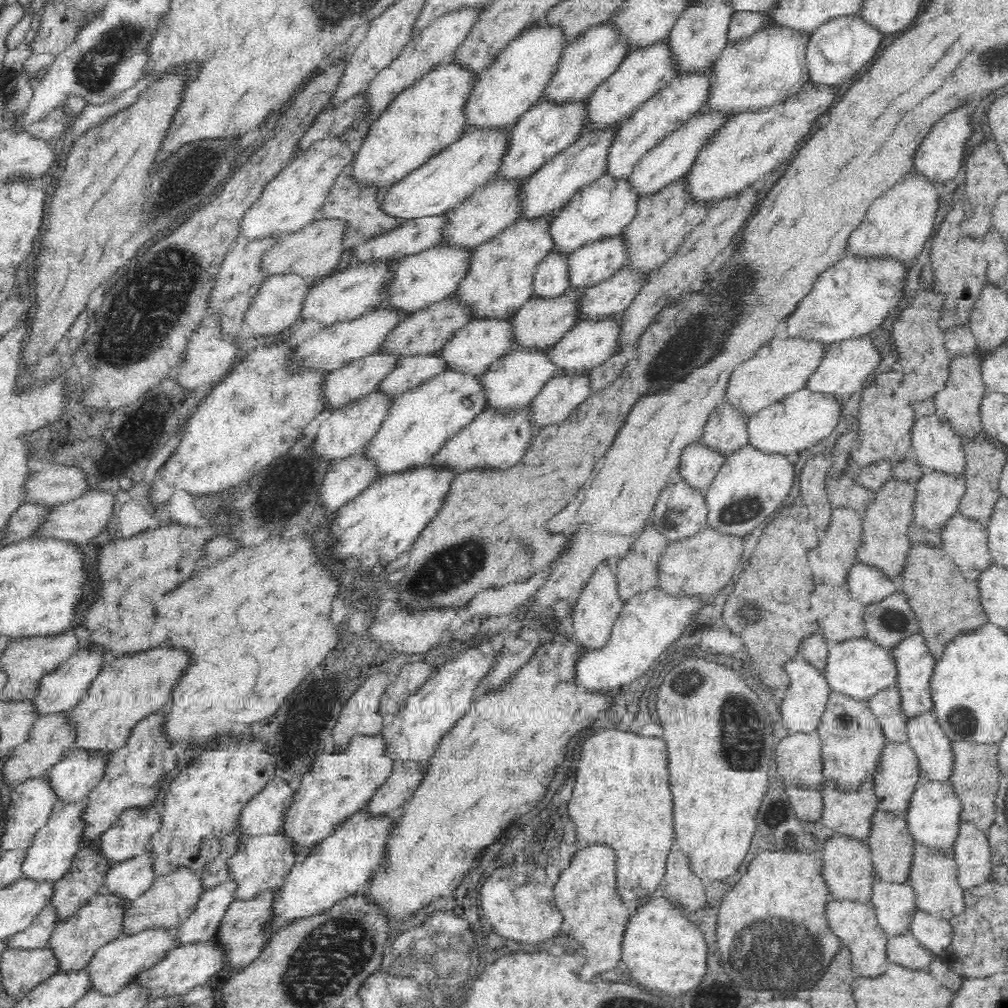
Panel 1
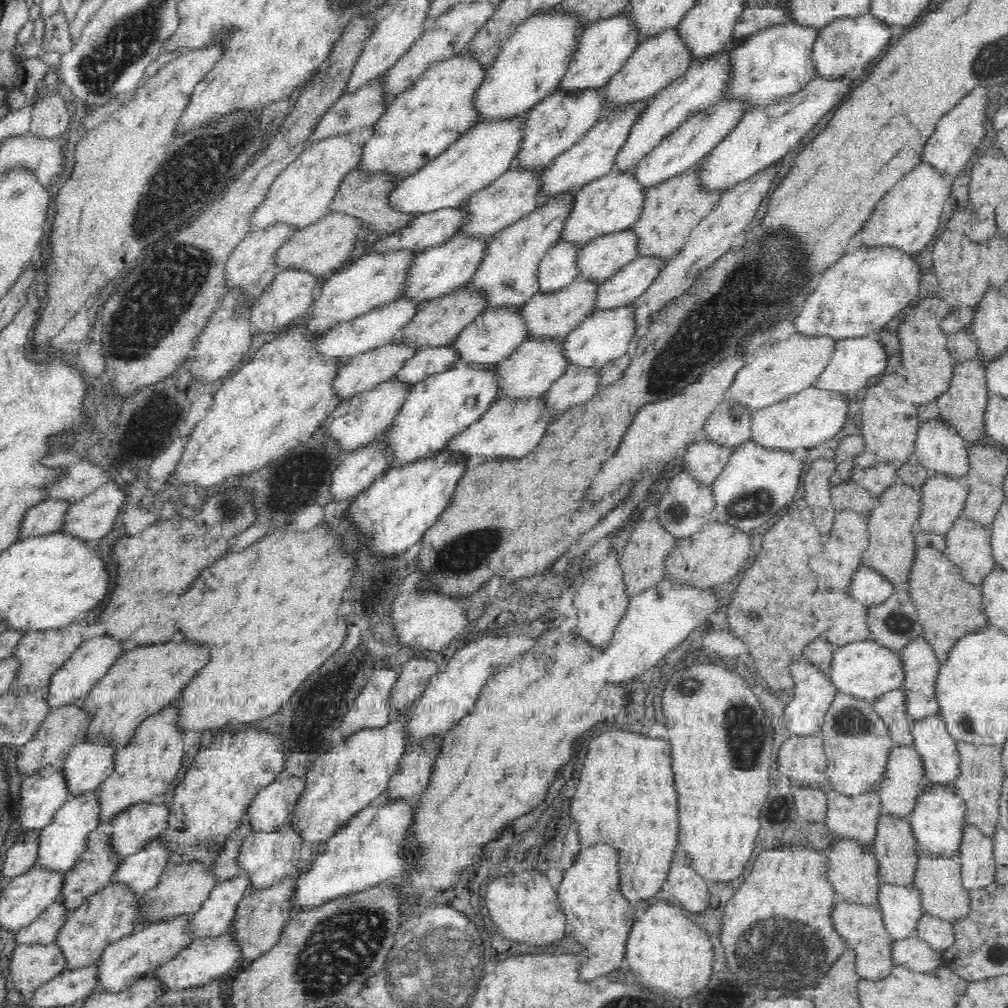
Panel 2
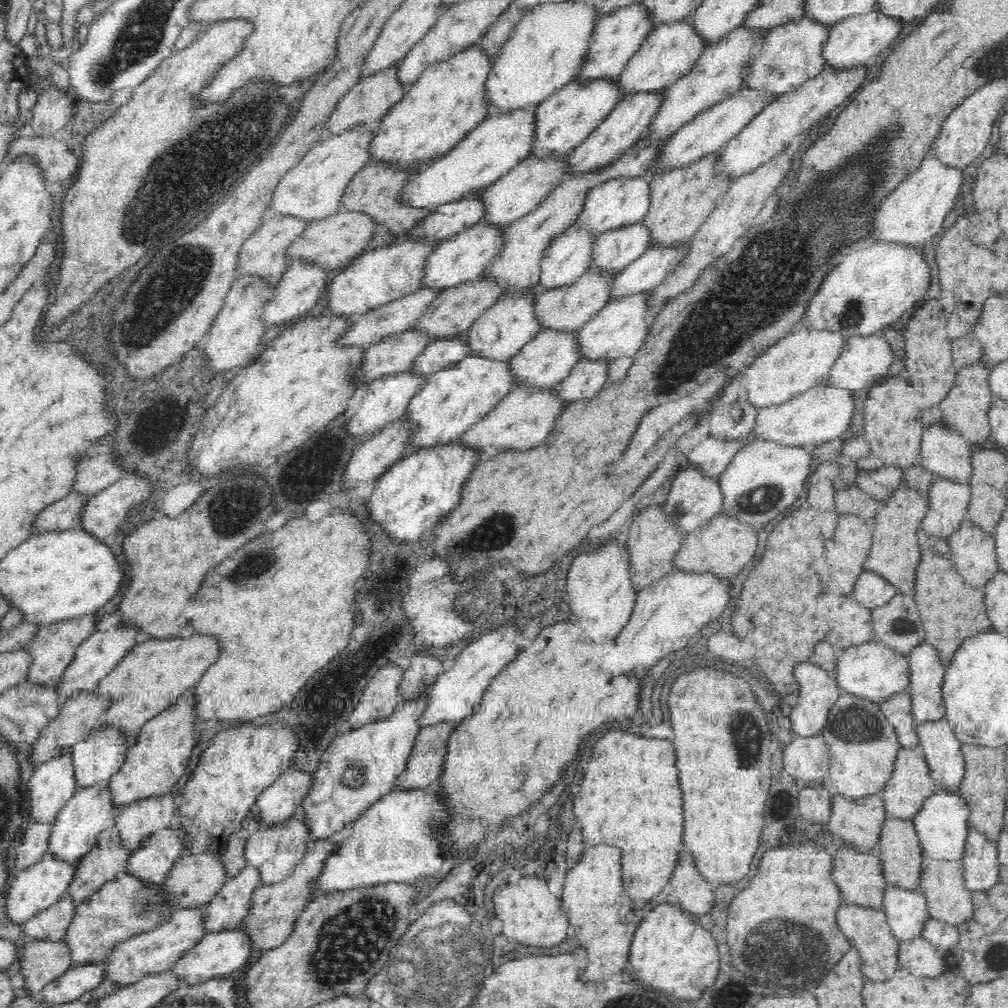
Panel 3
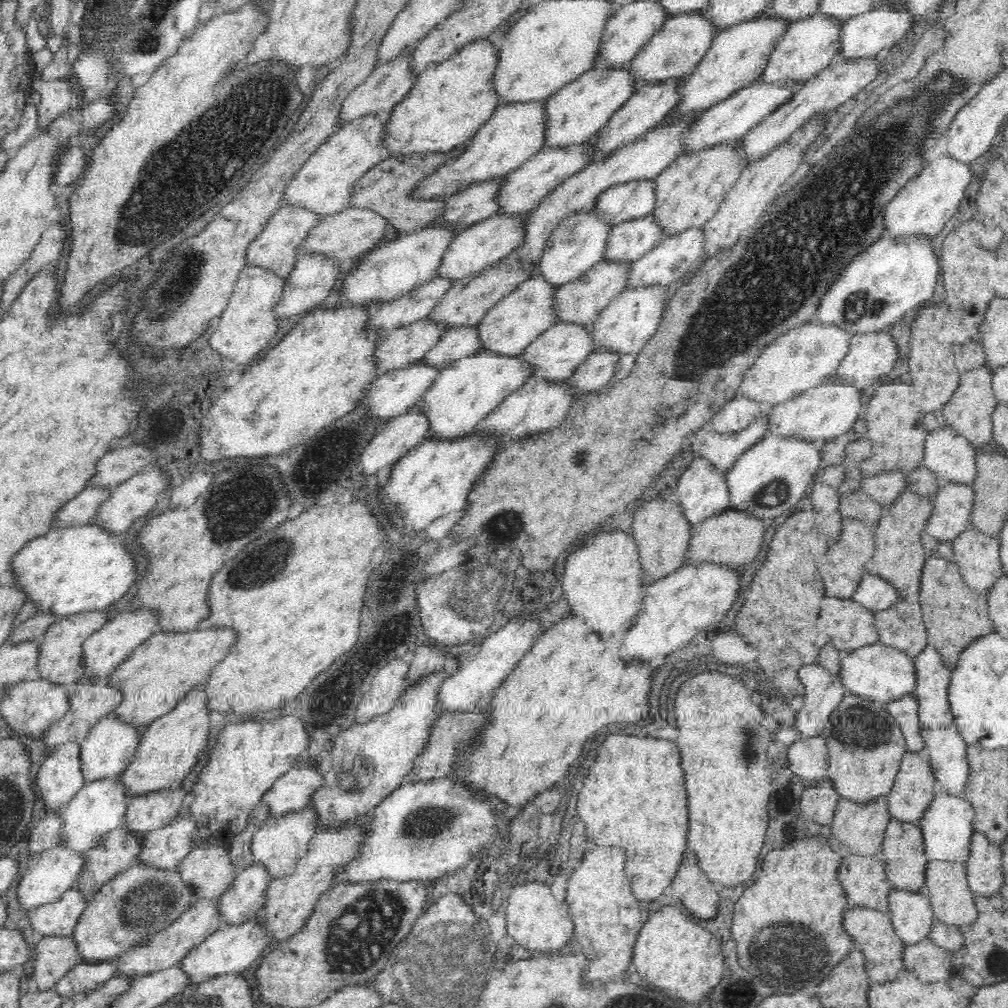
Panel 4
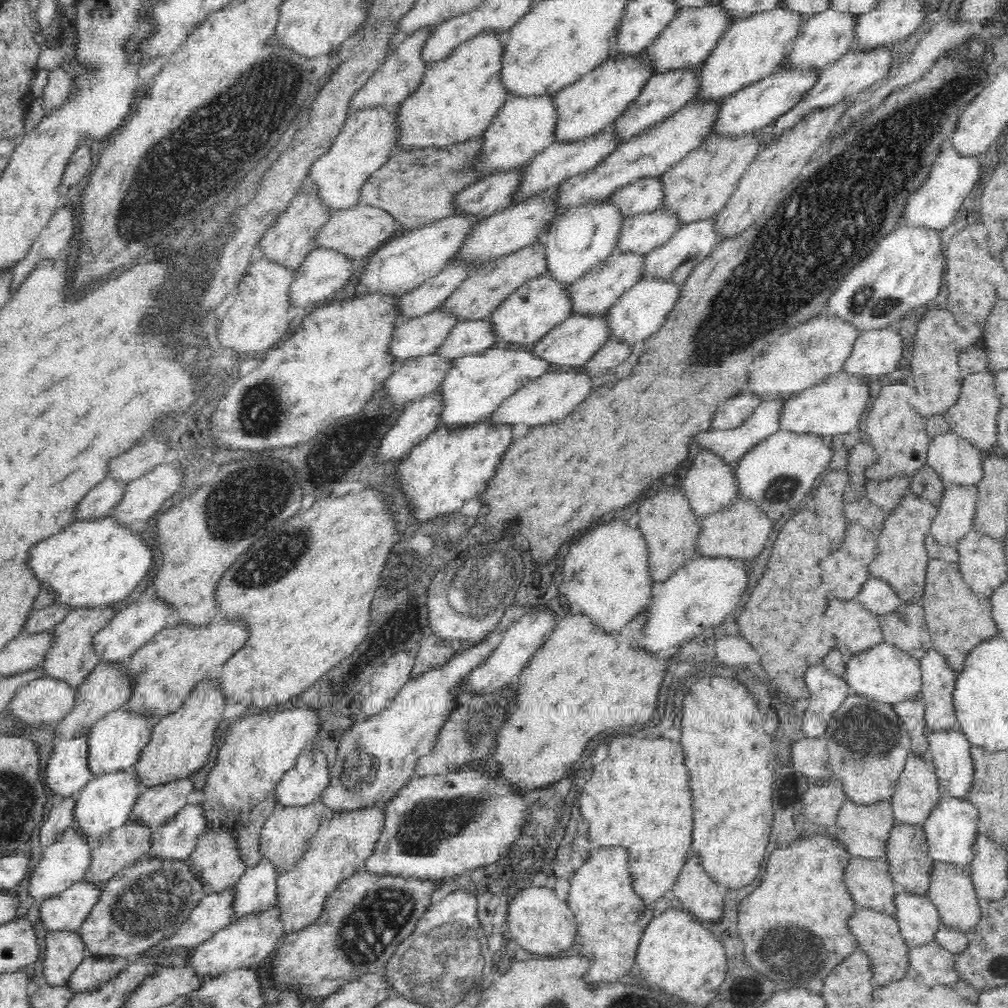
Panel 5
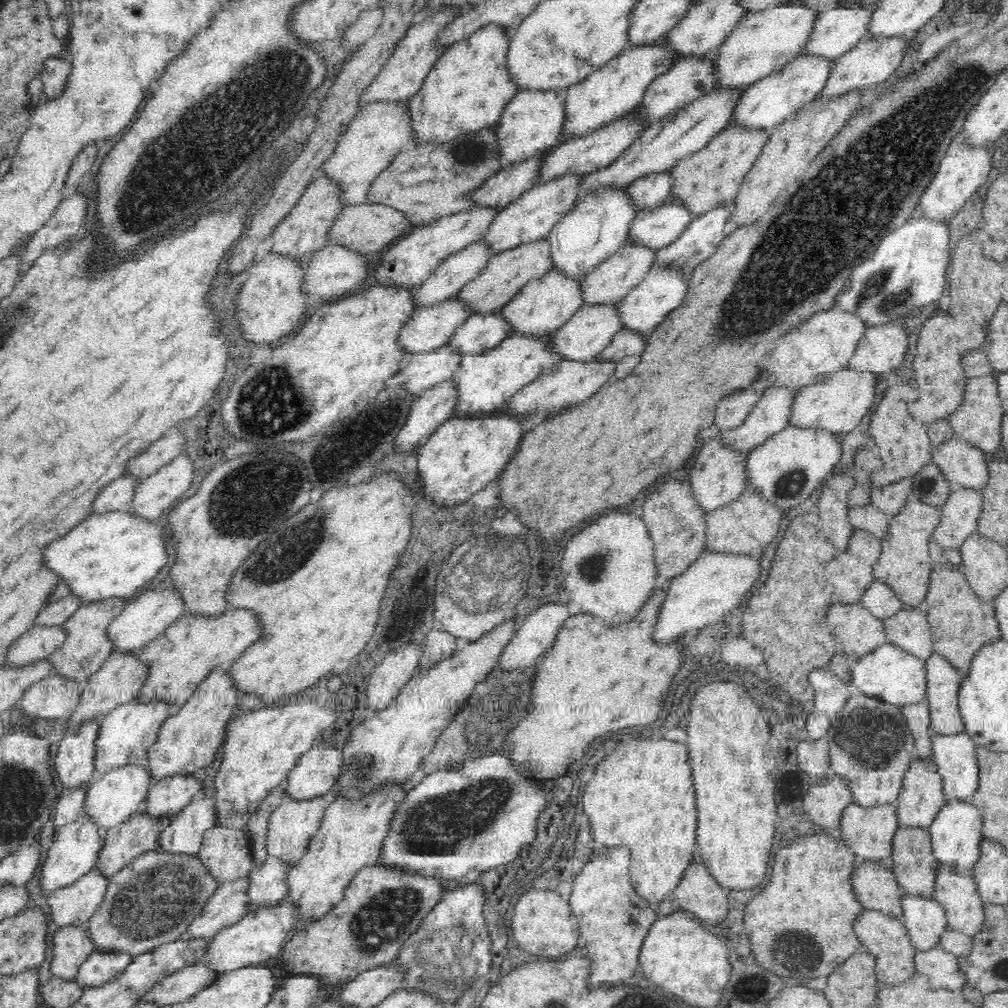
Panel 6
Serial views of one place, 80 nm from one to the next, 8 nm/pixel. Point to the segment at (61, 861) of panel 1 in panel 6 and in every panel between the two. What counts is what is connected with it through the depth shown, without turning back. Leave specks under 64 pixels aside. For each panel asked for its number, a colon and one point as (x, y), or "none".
2: (59, 844)
3: (73, 833)
4: (98, 807)
5: (105, 803)
6: (112, 797)

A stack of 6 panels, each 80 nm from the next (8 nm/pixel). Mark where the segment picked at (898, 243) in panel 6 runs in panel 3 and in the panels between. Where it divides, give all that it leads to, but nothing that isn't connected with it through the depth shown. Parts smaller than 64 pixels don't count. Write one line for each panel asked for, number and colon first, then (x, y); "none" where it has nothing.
3: (872, 284)
4: (893, 276)
5: (903, 271)

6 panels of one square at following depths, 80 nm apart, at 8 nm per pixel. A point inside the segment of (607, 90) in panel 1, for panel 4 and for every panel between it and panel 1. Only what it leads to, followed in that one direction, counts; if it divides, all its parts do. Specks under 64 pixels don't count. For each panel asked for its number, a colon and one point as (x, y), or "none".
2: (655, 62)
3: (669, 51)
4: (673, 51)

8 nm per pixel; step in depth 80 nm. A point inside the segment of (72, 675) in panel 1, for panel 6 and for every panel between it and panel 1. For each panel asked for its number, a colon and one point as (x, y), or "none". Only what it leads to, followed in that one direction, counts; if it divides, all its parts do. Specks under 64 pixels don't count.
2: (68, 686)
3: (95, 659)
4: (103, 651)
5: (136, 624)
6: (145, 616)

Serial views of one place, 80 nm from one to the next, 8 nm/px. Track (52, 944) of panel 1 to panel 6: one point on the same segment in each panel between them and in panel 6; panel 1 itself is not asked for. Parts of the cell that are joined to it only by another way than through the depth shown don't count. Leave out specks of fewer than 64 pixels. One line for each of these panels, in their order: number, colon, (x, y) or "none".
2: (109, 915)
3: (122, 908)
4: (140, 901)
5: (145, 902)
6: (150, 902)

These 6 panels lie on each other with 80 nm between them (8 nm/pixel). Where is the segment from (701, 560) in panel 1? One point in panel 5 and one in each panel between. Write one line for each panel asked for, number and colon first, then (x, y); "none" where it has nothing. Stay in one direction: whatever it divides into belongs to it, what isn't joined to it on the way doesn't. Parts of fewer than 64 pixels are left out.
2: (705, 560)
3: (723, 546)
4: (730, 539)
5: (739, 531)

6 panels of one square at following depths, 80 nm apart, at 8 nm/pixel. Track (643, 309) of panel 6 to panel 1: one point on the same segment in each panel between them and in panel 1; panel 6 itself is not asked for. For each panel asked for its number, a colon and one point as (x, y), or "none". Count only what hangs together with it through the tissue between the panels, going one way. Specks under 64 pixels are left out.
1: (586, 344)
2: (602, 336)
3: (618, 330)
4: (623, 328)
5: (639, 313)

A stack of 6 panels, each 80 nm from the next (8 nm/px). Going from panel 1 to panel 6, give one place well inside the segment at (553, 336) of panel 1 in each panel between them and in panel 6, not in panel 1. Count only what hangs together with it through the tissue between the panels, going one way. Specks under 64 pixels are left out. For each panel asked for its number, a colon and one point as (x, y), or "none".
2: (546, 316)
3: (564, 309)
4: (578, 302)
5: (591, 295)
6: (606, 284)

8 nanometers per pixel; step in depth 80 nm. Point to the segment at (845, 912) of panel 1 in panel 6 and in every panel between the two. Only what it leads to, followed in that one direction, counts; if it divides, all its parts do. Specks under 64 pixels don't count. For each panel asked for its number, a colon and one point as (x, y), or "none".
2: (861, 927)
3: (866, 928)
4: (872, 933)
5: (876, 933)
6: (884, 937)

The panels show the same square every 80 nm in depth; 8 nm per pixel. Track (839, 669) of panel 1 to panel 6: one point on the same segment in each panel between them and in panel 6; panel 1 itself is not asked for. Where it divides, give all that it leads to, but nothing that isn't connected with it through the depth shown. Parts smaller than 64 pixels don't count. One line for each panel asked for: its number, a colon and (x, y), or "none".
2: (865, 670)
3: (872, 671)
4: (879, 673)
5: (882, 673)
6: (890, 674)

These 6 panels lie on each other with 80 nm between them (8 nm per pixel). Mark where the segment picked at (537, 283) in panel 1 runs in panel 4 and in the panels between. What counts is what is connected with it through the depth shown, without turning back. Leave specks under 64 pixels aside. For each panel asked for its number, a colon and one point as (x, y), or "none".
2: (557, 269)
3: (567, 258)
4: (577, 245)

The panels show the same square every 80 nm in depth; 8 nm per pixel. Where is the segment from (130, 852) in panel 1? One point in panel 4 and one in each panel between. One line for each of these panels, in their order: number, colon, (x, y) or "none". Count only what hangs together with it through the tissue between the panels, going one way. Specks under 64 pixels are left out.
2: (132, 829)
3: (134, 823)
4: (145, 813)

